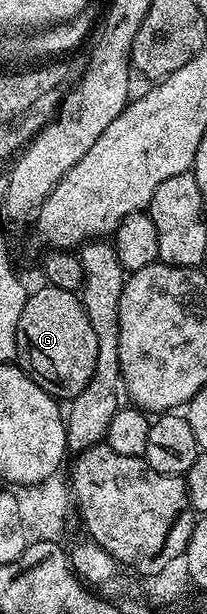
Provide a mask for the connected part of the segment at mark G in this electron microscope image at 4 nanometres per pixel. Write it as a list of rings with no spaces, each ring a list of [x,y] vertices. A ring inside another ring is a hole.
[[[49,284],[42,286],[41,290],[33,289],[29,293],[22,308],[22,316],[18,320],[16,333],[18,362],[53,398],[71,400],[78,396],[78,392],[82,392],[82,388],[86,388],[86,384],[90,384],[90,376],[94,376],[94,364],[98,360],[98,336],[94,336],[90,316],[86,316],[83,301],[75,293]]]

